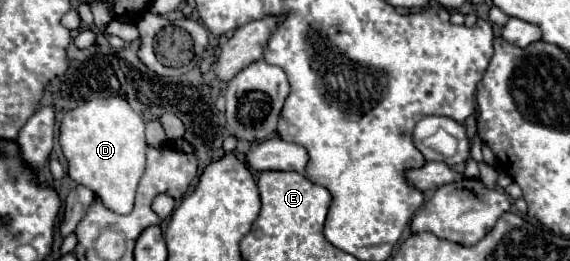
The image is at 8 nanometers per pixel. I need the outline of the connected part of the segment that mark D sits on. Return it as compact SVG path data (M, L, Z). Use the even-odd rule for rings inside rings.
M101 97L67 111L61 129L59 145L69 163L69 177L79 185L101 195L103 203L117 211L129 213L137 183L145 171L145 123L129 103L121 97Z

